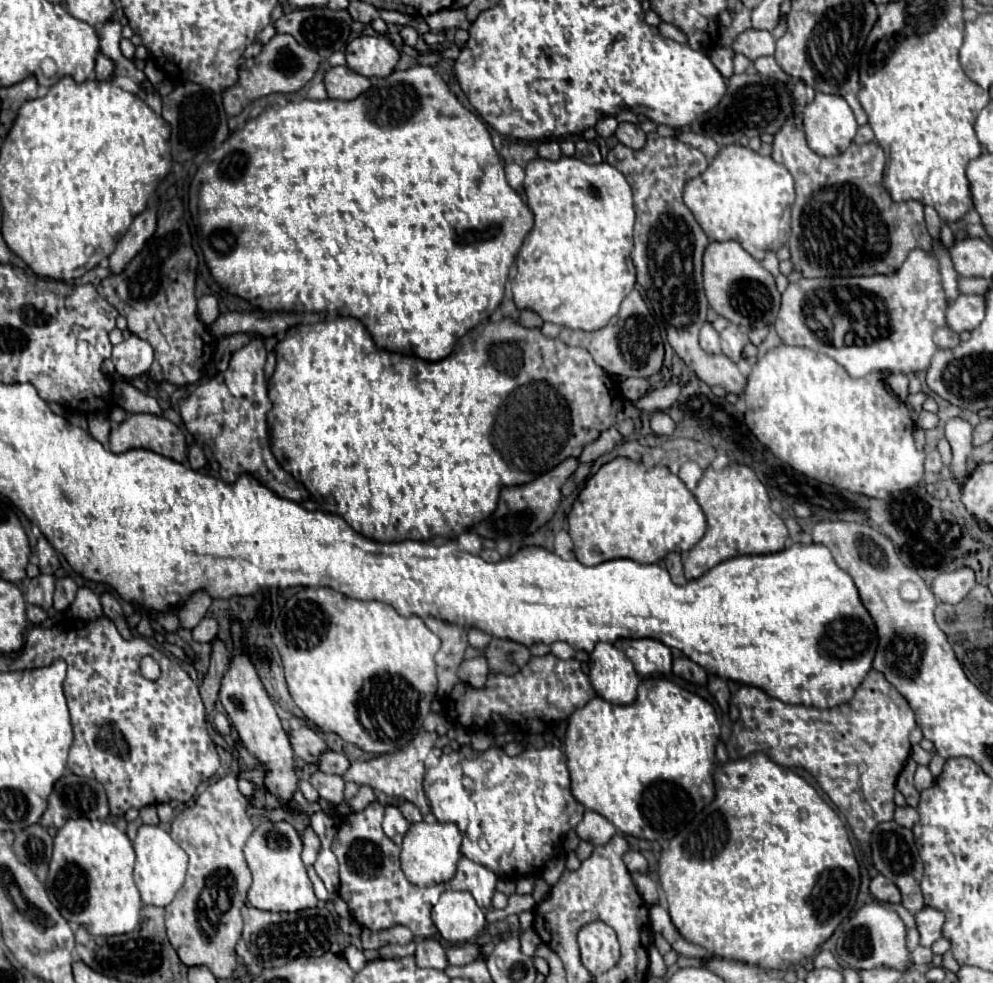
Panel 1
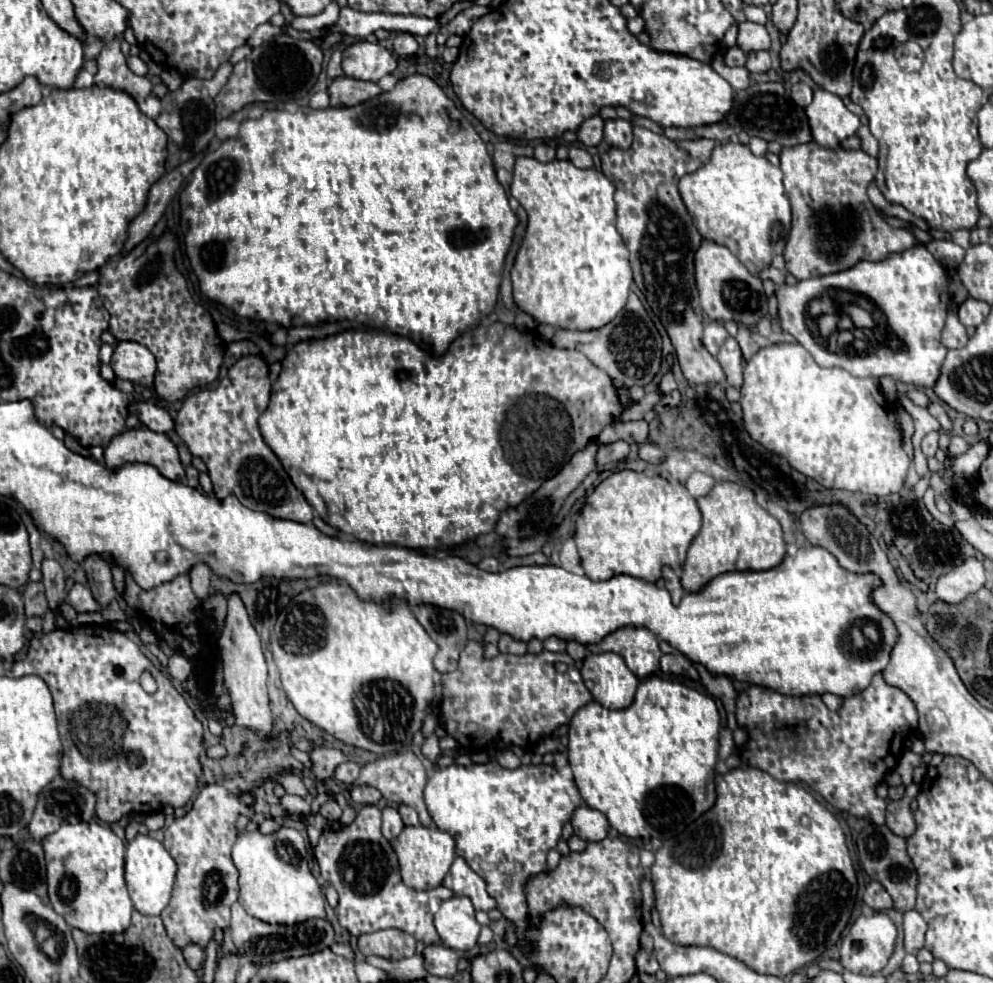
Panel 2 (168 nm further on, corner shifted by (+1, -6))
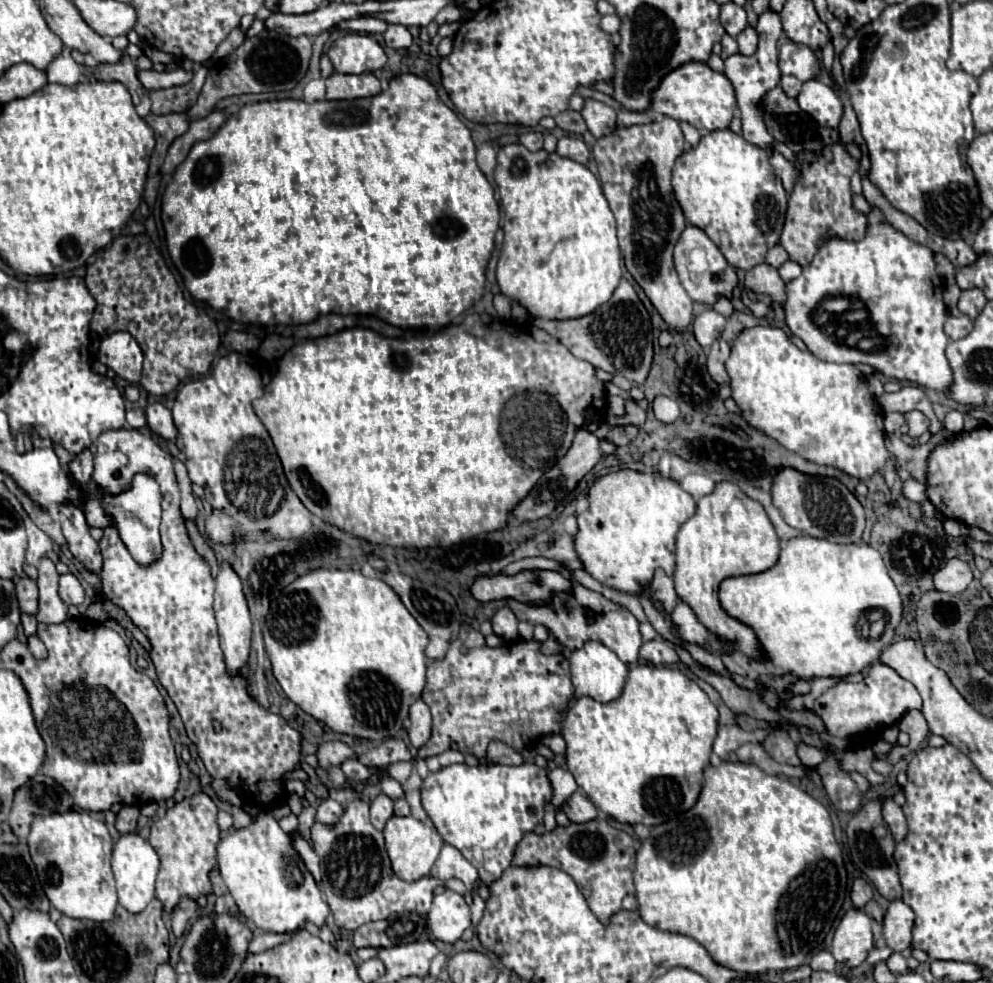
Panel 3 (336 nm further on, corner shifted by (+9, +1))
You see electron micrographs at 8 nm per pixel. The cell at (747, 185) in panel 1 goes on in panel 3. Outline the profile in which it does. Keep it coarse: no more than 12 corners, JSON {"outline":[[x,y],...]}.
{"outline":[[728,128],[676,160],[674,196],[734,268],[762,264],[788,202]]}

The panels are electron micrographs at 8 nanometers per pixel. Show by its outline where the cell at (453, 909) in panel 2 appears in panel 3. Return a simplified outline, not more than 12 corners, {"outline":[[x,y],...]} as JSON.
{"outline":[[452,890],[434,896],[428,928],[456,942],[470,926],[470,908]]}

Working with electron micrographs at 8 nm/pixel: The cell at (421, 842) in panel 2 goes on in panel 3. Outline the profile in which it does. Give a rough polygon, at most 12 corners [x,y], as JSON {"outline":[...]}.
{"outline":[[392,816],[384,826],[394,874],[428,876],[444,846],[432,824]]}

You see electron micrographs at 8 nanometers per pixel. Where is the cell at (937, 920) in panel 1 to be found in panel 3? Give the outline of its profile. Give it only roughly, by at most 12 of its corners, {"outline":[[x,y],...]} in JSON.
{"outline":[[890,902],[884,936],[894,952],[910,946],[914,910]]}

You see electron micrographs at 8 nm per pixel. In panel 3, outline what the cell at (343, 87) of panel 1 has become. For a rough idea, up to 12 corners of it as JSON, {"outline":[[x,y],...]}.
{"outline":[[374,74],[326,78],[326,100],[366,98],[380,92]]}

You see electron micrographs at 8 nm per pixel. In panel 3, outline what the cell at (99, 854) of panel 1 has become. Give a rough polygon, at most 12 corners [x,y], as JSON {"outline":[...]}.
{"outline":[[104,812],[36,816],[50,904],[108,922],[118,896]]}

